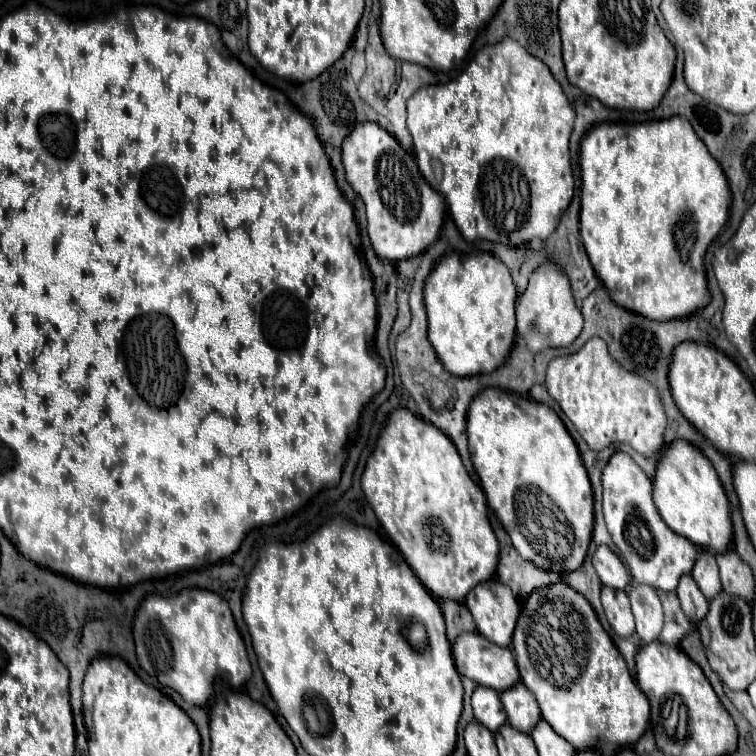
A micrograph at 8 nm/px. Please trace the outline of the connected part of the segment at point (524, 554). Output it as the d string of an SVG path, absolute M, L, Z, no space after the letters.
M486 387L470 403L466 433L472 463L486 491L488 505L504 525L520 557L546 571L568 573L580 569L592 539L594 497L578 447L560 417L546 403L536 403L510 391Z

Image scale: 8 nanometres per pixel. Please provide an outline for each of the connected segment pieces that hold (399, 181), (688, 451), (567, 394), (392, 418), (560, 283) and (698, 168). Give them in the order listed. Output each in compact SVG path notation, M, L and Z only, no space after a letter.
M364 121L344 139L342 143L342 161L346 169L346 181L352 185L354 193L364 201L366 205L366 217L368 217L368 237L370 243L380 259L386 261L402 261L410 259L418 253L422 253L440 233L442 219L444 219L444 199L434 191L420 175L416 167L416 159L412 153L402 149L402 145L380 125Z
M672 441L666 445L652 479L652 499L664 523L678 535L690 539L698 547L722 551L732 541L732 521L726 493L712 463L698 447L686 441Z
M598 337L590 339L578 353L552 359L546 371L546 389L594 451L614 443L630 443L638 453L650 457L664 447L666 415L658 391L646 379L630 375L614 363L606 343Z
M398 407L388 415L376 449L366 463L362 491L390 541L398 547L406 563L410 563L418 579L422 579L422 585L426 585L434 597L464 601L470 589L494 577L494 567L498 563L498 539L488 521L486 497L470 479L454 443L450 443L438 427L426 423L426 419L414 415L406 407Z
M546 261L540 267L536 267L528 279L526 291L518 297L516 303L516 335L524 339L526 347L532 353L540 353L544 349L552 347L568 347L576 341L584 327L582 311L576 307L570 279L562 271L562 267L556 267L554 263Z
M660 119L648 123L598 123L594 125L584 139L580 141L580 169L582 169L582 205L580 205L580 235L586 249L586 255L598 275L598 279L608 289L612 301L628 311L638 315L646 315L654 321L670 321L678 317L688 317L696 309L704 307L710 301L710 293L706 287L706 271L704 271L704 255L708 245L714 241L720 229L723 229L729 219L730 189L718 161L712 159L706 145L698 139L694 129L686 119Z

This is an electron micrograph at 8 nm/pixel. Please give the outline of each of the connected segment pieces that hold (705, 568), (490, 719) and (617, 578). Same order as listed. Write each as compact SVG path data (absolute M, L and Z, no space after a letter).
M702 549L698 553L696 565L692 569L692 577L694 577L696 585L700 587L700 591L704 593L706 599L712 599L714 595L718 595L718 591L722 587L720 587L720 577L718 577L718 565L716 565L712 551Z
M476 687L472 695L472 709L478 723L482 723L492 733L506 723L506 713L502 711L500 693L490 687Z
M608 545L598 547L598 551L594 555L594 569L596 569L598 577L602 579L602 583L608 587L626 589L626 585L630 583L628 569L624 567L622 559Z

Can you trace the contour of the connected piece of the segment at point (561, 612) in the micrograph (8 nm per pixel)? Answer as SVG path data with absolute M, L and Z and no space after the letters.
M556 583L532 591L522 605L512 637L512 647L516 655L516 665L520 669L520 679L536 697L542 719L546 719L550 727L554 727L554 731L564 737L576 751L594 745L604 755L614 755L616 749L634 745L646 731L650 717L646 695L642 695L640 687L626 667L626 661L612 643L610 635L600 625L592 605L572 587Z

